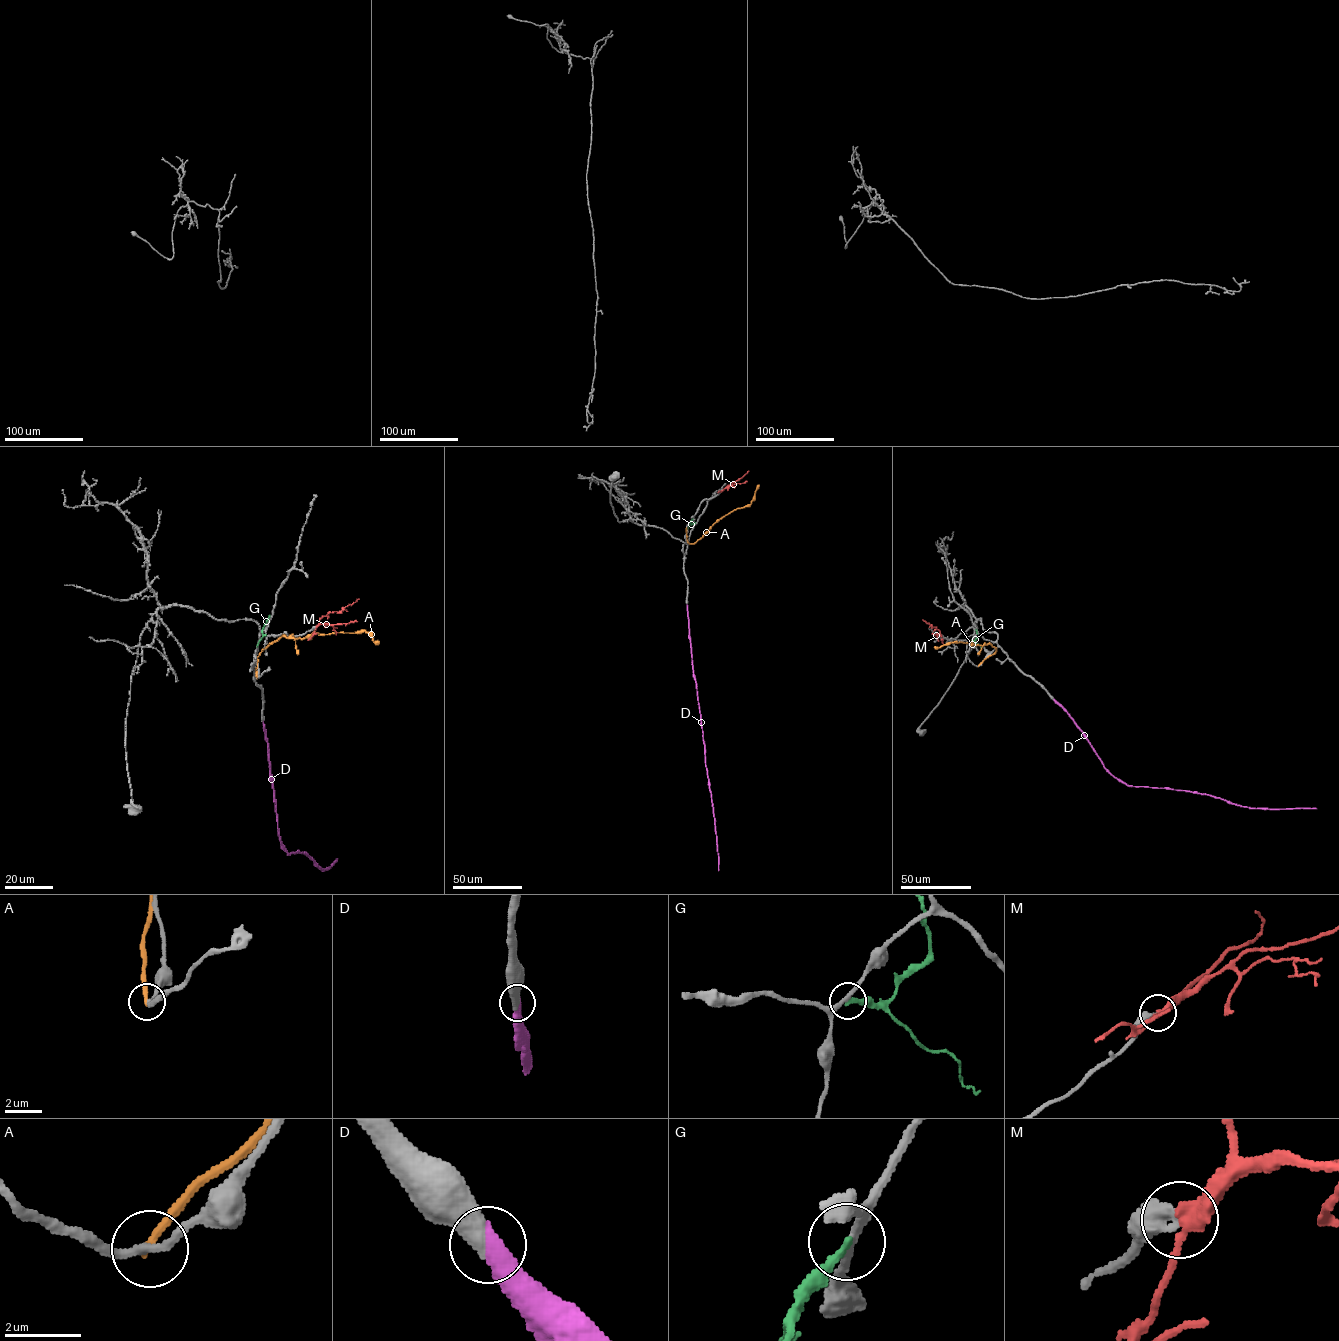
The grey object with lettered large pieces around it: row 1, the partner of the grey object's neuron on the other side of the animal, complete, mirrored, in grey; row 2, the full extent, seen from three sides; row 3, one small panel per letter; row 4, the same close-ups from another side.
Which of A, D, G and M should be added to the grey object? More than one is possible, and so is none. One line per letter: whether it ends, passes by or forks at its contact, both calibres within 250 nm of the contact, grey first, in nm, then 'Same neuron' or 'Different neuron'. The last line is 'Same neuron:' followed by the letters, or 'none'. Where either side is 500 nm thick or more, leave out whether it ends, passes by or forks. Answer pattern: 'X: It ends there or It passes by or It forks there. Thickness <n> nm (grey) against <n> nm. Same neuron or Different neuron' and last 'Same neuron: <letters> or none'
A: It ends there. Thickness 200 nm (grey) against 220 nm. Different neuron
D: Thickness 500 nm (grey) against 500 nm. Same neuron
G: It ends there. Thickness 240 nm (grey) against 220 nm. Different neuron
M: It passes by. Thickness 480 nm (grey) against 340 nm. Different neuron
Same neuron: D

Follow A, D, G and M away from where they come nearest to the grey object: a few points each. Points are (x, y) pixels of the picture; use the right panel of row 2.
A: (978, 666), (996, 651), (990, 643), (955, 642), (934, 647)
D: (1054, 699), (1082, 732), (1103, 766), (1129, 785), (1197, 792), (1251, 808), (1316, 808)
G: (971, 641), (977, 637), (975, 629)
M: (941, 635), (936, 627), (922, 620)

